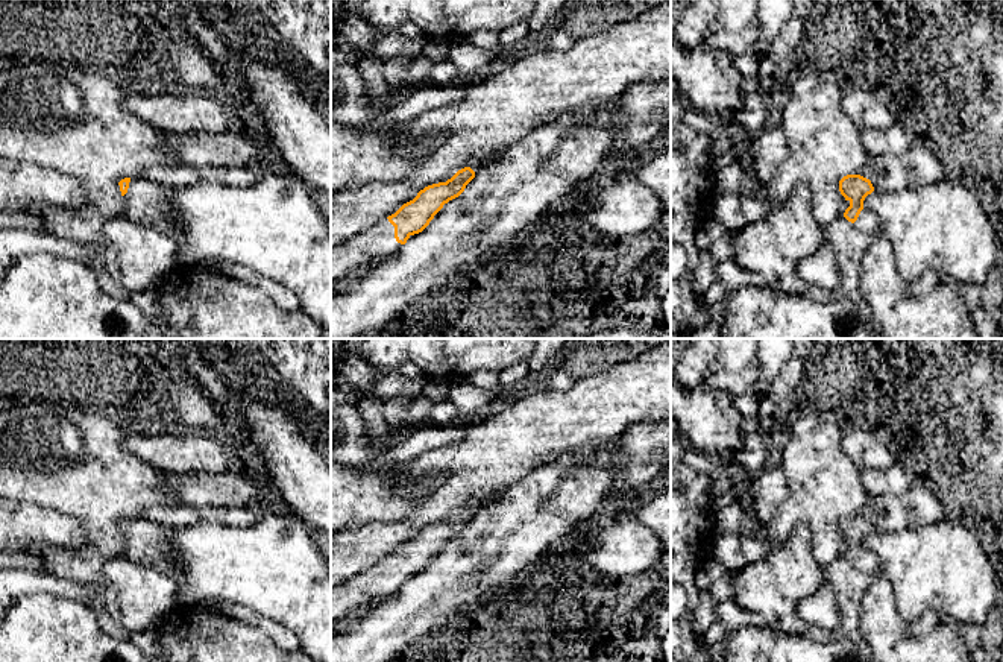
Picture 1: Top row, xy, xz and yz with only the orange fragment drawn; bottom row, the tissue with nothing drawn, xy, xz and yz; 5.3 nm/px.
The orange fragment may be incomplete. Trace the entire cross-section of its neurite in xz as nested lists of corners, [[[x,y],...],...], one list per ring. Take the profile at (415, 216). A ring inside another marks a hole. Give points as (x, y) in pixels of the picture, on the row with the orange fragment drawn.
[[[504,150],[458,170],[446,182],[425,187],[395,214],[331,249],[331,288],[346,284],[378,261],[393,257],[411,235],[429,225],[445,203],[464,191],[478,170],[487,169],[502,153]]]

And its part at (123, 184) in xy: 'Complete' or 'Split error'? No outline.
Split error

